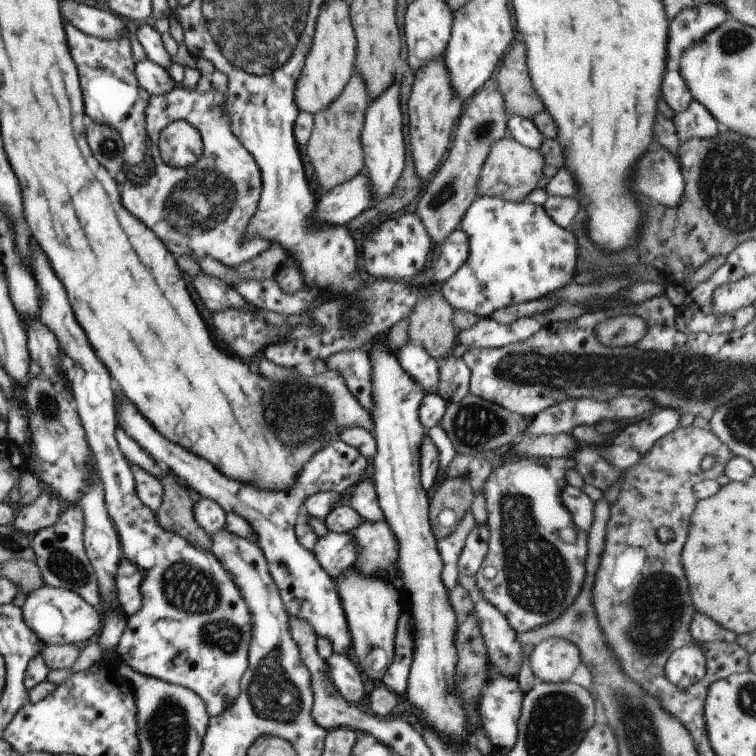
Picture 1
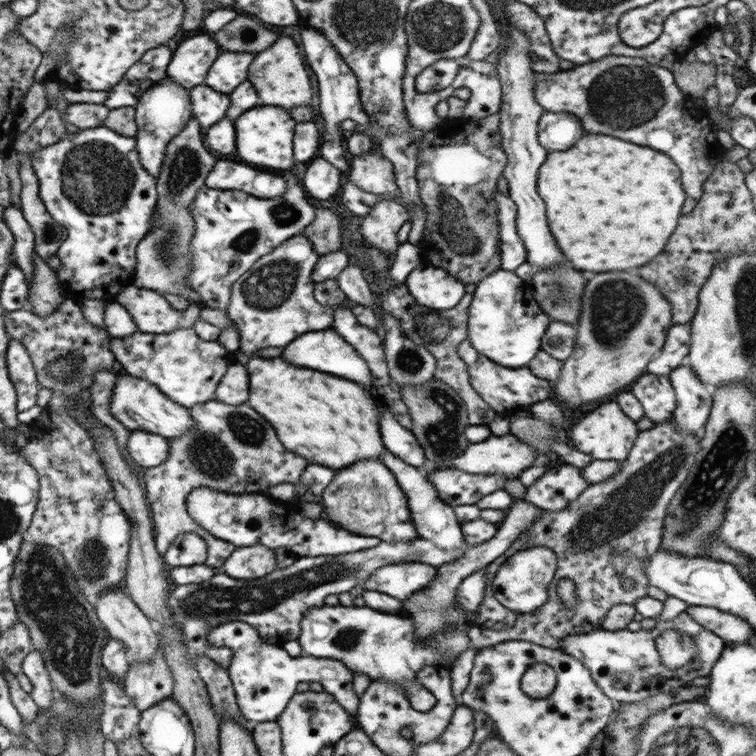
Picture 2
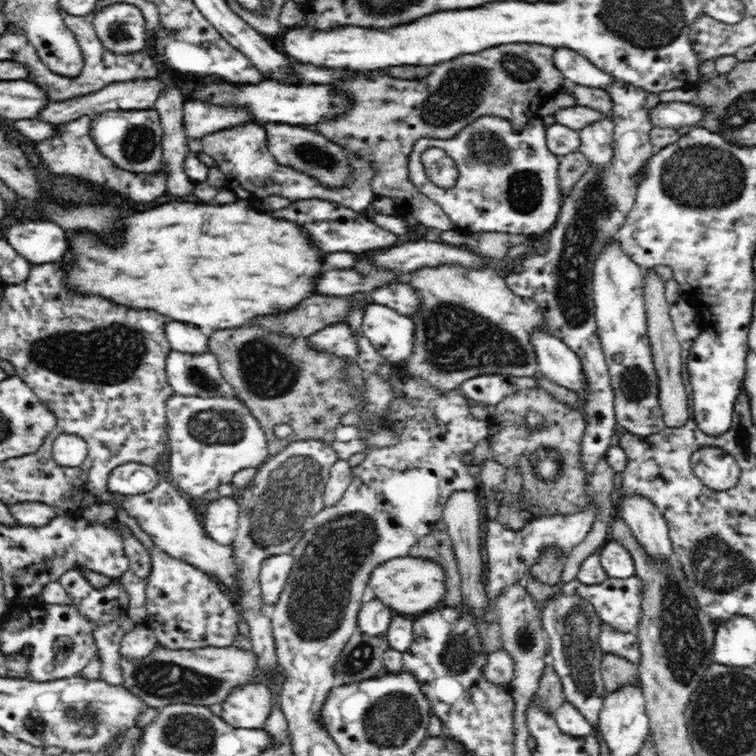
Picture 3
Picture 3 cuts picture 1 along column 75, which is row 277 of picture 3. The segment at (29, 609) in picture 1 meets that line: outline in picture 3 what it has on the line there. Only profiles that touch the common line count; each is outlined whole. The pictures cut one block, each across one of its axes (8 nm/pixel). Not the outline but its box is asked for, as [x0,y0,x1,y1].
[594,242,666,436]

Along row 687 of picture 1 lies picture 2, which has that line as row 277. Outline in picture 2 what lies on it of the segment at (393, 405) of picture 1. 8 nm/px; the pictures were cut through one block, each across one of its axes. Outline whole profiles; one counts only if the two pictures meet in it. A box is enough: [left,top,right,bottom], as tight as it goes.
[405,264,465,310]

